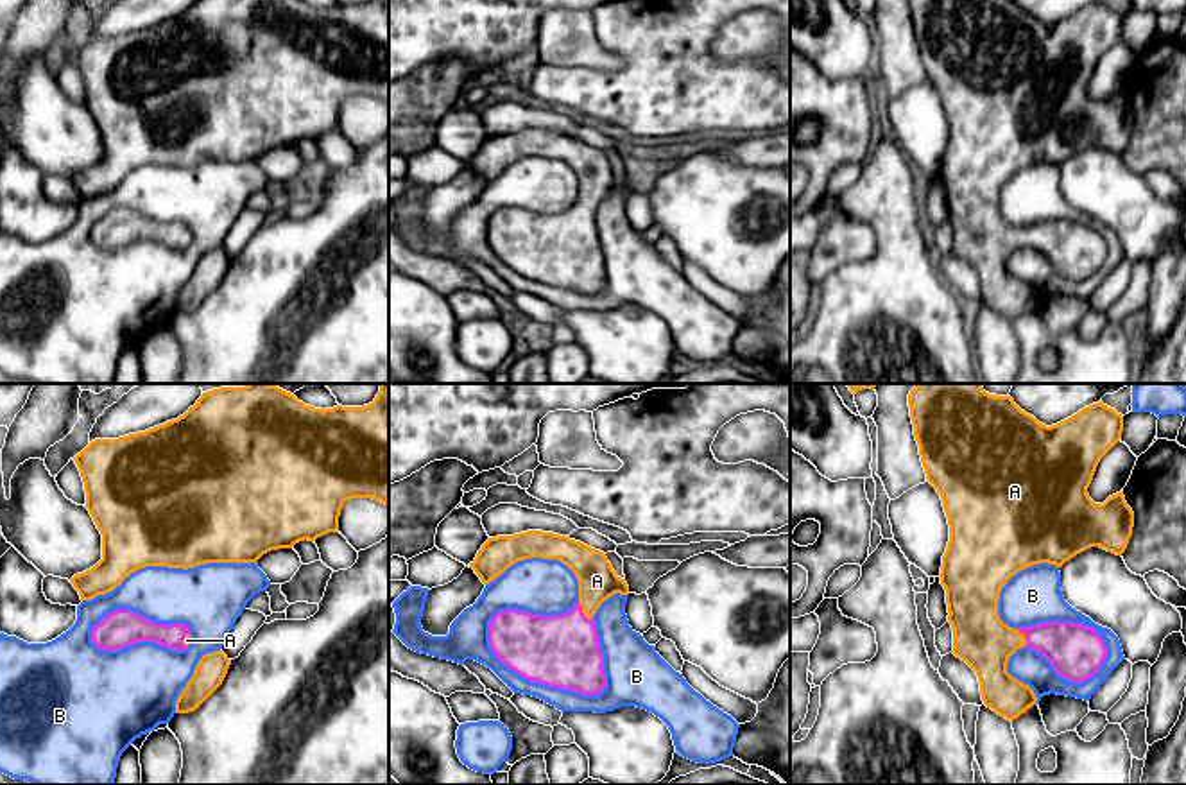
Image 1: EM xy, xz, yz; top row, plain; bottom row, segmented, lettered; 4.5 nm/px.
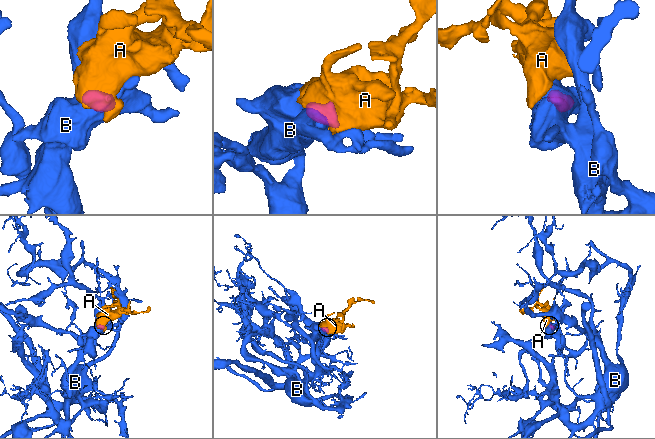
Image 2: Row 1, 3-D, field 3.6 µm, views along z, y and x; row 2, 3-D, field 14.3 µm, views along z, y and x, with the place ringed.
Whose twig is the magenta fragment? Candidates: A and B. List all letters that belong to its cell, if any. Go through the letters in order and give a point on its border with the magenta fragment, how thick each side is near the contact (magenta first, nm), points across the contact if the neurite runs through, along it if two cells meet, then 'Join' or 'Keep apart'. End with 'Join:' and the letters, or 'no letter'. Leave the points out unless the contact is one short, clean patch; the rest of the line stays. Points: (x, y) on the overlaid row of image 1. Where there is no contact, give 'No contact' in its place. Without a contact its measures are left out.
A: Touches magenta at xz (583, 613). Thickness 340 nm (magenta) against 180 nm. Path across: xz (563, 651), (583, 613), (597, 581). Join
B: Touches magenta at xz (534, 681). Thickness 340 nm (magenta) against 100 nm. Keep apart
Join: A

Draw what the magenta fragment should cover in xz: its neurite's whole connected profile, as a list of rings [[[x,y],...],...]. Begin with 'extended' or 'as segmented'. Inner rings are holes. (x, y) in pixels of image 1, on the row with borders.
extended | [[[543,531],[489,538],[469,568],[489,584],[518,561],[543,557],[566,565],[579,581],[579,602],[563,615],[541,617],[507,609],[489,622],[489,647],[521,677],[582,695],[606,686],[604,654],[593,615],[614,593],[629,595],[606,554]]]

